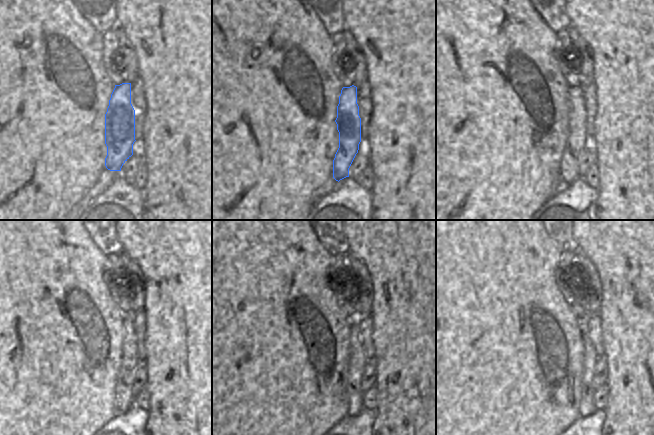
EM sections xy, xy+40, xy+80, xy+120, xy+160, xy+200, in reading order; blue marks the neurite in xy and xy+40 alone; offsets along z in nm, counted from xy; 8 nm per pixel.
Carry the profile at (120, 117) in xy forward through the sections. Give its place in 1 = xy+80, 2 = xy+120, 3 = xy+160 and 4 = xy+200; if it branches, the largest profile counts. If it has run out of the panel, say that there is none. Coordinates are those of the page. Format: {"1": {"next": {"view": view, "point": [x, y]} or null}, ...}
{"1": {"next": {"view": "xy+80", "point": [577, 140]}}, "2": {"next": {"view": "xy+120", "point": [124, 399]}}, "3": {"next": {"view": "xy+160", "point": [357, 361]}}, "4": {"next": {"view": "xy+200", "point": [586, 407]}}}

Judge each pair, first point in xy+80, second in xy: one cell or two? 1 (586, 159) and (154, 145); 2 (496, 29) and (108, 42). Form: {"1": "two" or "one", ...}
{"1": "two", "2": "two"}

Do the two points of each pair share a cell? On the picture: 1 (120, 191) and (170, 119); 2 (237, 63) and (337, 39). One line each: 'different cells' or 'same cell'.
1: different cells
2: different cells

